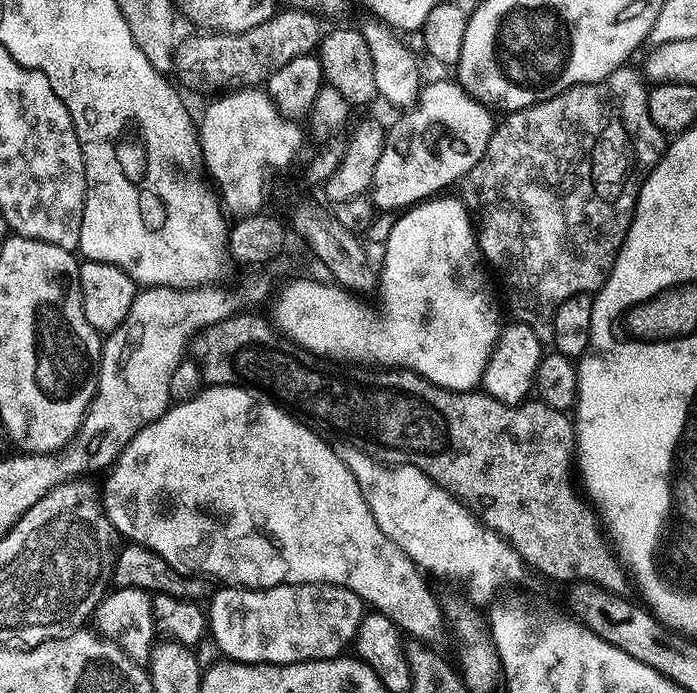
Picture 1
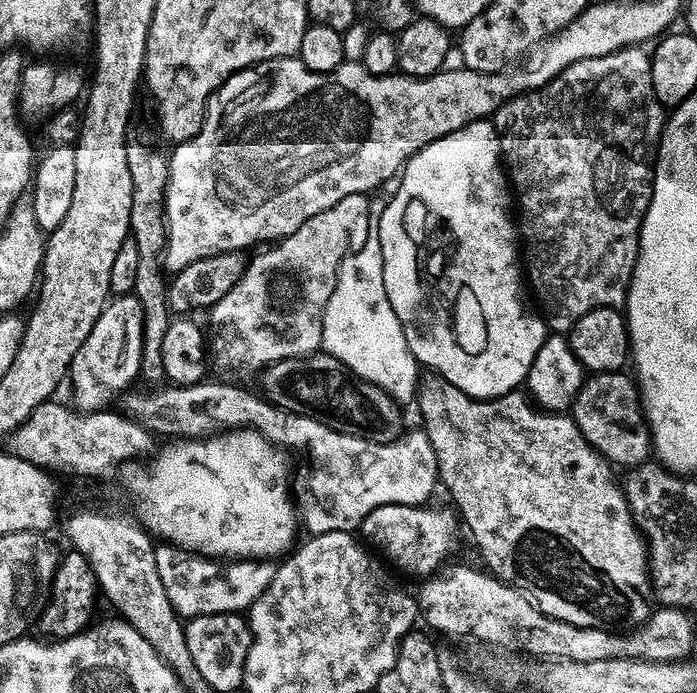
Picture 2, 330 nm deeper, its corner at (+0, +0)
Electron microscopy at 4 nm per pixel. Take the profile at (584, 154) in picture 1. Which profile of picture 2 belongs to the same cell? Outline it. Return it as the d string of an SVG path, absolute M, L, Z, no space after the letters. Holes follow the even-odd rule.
M633 46L624 48L621 52L614 54L606 54L602 58L586 58L574 62L570 66L566 66L566 70L562 70L548 84L543 84L541 88L534 88L530 92L521 92L507 100L502 107L496 109L494 113L494 123L496 125L496 133L500 136L500 154L503 163L507 165L506 175L510 181L511 187L514 189L515 199L518 201L518 224L522 229L522 252L526 257L526 280L532 284L532 292L536 295L536 300L540 303L539 311L542 313L542 319L549 329L556 334L567 334L572 331L574 322L578 322L578 318L582 318L582 314L586 314L595 308L620 308L628 299L628 283L632 281L632 271L636 265L636 256L640 253L640 227L644 221L646 210L650 206L650 198L652 197L652 174L656 163L656 148L660 145L660 135L664 132L664 122L666 119L665 105L661 104L660 99L654 94L654 82L652 81L652 58L643 47Z

